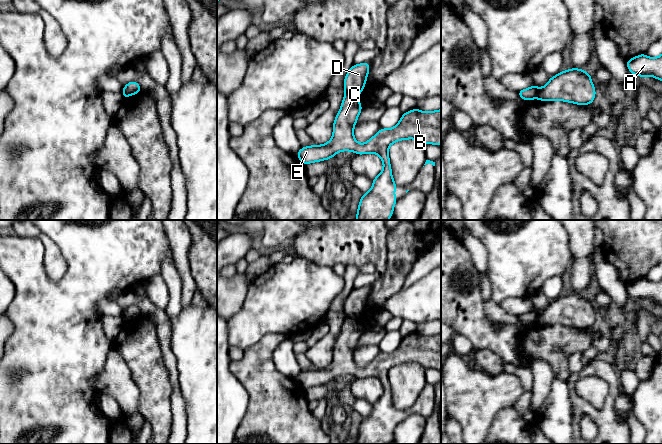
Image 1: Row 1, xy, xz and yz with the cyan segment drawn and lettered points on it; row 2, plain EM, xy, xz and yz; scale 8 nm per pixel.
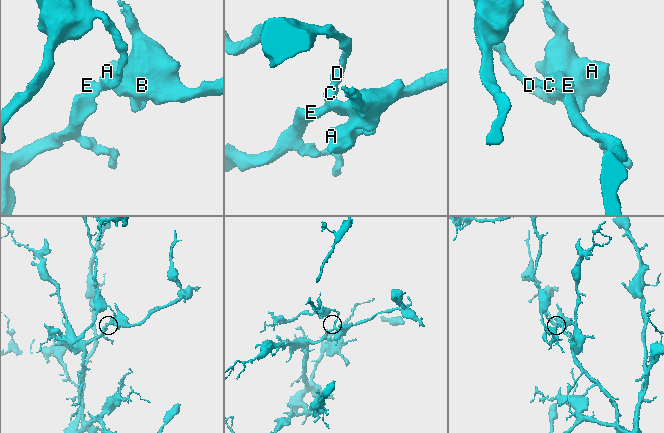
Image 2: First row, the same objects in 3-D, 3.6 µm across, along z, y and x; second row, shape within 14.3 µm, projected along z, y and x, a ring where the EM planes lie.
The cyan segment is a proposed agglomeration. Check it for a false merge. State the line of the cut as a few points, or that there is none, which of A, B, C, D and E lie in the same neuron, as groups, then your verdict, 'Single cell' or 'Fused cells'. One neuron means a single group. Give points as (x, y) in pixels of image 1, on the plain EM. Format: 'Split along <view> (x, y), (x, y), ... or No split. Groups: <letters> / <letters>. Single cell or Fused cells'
Split along xz (346, 315), (356, 320). Groups: A B C E / D. Fused cells

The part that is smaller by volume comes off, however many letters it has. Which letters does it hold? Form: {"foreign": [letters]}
{"foreign": ["D"]}

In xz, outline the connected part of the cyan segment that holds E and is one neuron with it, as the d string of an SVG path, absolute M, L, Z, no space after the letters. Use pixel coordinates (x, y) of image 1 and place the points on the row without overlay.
M346 316L334 344L331 364L324 369L302 371L296 380L306 389L334 382L340 375L377 378L383 385L383 394L372 403L370 415L363 417L355 444L389 444L397 426L395 412L398 409L392 401L388 372L394 366L406 363L420 364L425 369L441 369L441 333L423 336L415 332L405 336L396 350L381 352L366 367L359 368L353 354L362 333L359 322Z

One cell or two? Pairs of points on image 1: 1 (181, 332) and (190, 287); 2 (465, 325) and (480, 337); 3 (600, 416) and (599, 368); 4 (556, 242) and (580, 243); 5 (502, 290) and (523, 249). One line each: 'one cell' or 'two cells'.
1: two cells
2: one cell
3: one cell
4: two cells
5: one cell

